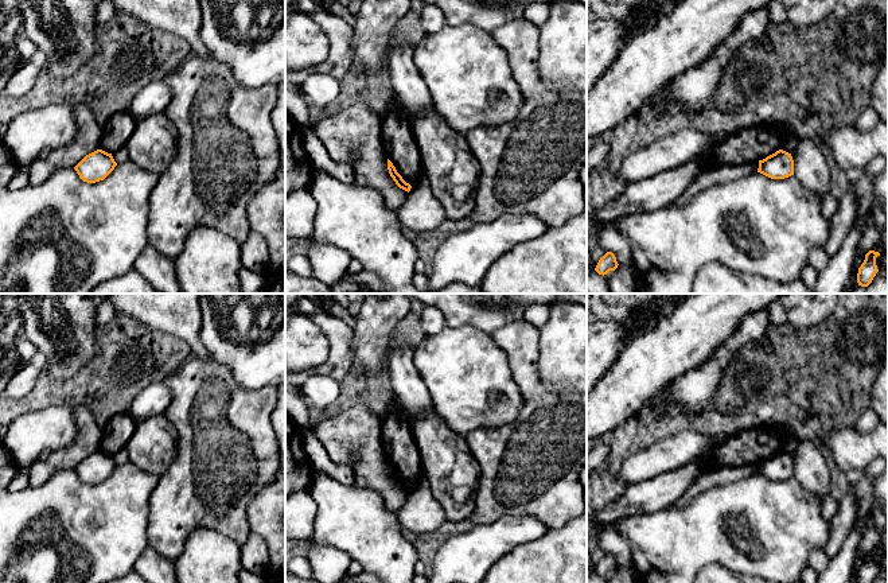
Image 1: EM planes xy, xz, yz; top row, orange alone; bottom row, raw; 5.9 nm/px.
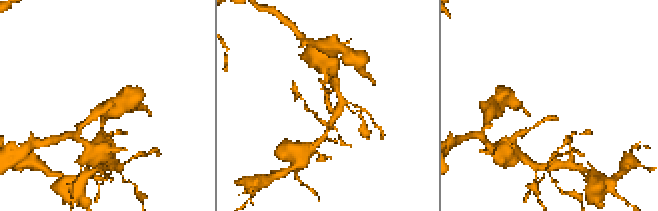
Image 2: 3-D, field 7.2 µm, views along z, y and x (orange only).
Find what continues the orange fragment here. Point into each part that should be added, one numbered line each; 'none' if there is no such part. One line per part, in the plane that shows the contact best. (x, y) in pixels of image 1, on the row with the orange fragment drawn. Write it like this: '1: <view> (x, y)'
none

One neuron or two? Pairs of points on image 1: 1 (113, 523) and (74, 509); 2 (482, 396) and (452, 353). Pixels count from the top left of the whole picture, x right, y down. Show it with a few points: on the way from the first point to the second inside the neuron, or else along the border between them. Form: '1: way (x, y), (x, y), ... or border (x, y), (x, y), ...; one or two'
1: way (104, 523), (93, 523), (84, 519); one
2: way (471, 385), (468, 376), (458, 364); one

